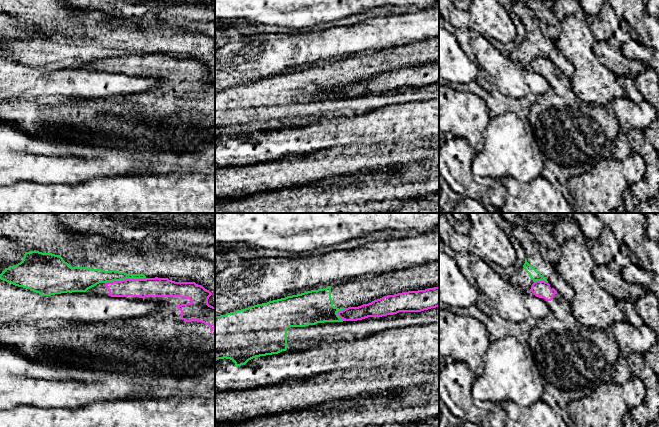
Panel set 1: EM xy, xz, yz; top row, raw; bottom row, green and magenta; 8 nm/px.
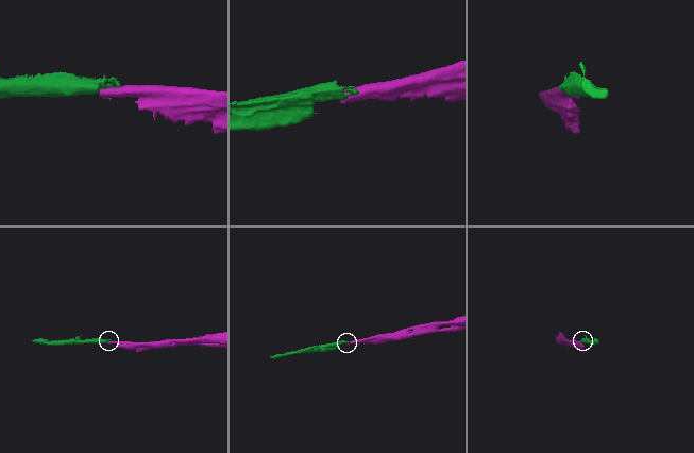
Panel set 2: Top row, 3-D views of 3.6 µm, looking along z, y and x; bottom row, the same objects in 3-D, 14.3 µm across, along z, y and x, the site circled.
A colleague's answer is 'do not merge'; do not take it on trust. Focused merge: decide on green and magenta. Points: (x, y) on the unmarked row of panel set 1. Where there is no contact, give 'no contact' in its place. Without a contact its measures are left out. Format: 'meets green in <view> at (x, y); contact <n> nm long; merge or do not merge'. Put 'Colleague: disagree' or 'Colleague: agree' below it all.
meets green in xy at (125, 54); contact 340 nm long; do not merge
Colleague: agree

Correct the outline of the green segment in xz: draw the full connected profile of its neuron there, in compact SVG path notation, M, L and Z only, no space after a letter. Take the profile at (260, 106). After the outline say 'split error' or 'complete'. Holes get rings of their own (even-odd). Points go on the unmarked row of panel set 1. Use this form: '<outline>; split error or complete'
M434 38L390 50L359 54L356 57L311 66L215 92L215 137L230 135L235 139L234 143L238 143L253 134L282 127L305 127L323 118L354 117L385 106L438 98L439 83L357 97L345 97L337 90L345 84L368 80L387 71L438 62L439 38Z; split error

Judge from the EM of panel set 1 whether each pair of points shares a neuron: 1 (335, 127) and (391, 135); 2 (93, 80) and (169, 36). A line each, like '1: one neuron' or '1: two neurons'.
1: one neuron
2: two neurons

